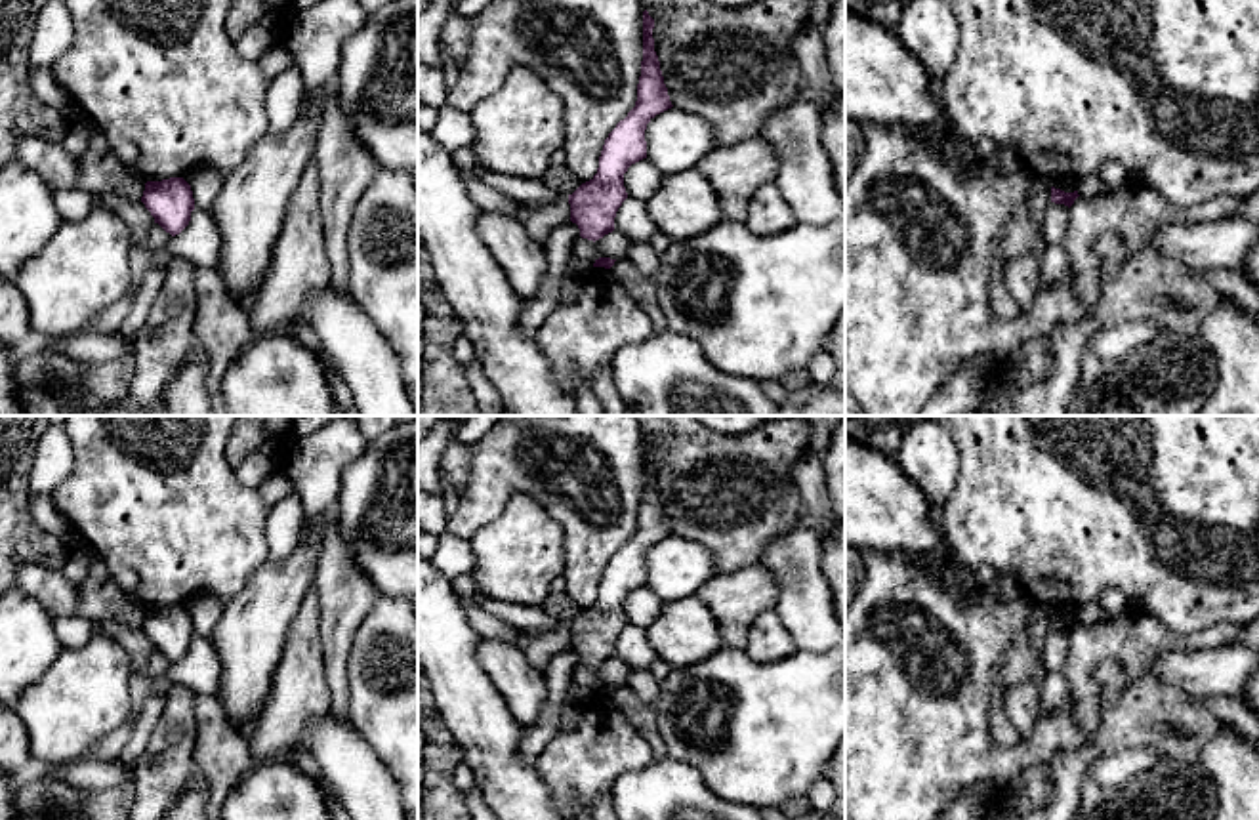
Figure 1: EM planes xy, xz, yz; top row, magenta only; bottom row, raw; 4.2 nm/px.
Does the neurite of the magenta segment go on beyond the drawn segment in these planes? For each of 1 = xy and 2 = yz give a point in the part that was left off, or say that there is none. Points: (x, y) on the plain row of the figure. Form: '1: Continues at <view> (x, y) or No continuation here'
1: No continuation here
2: No continuation here

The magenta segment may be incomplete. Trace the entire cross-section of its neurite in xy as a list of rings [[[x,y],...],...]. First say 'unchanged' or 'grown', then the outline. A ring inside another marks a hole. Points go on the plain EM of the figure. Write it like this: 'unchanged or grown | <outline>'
unchanged | [[[183,605],[147,608],[141,629],[166,660],[179,662],[191,648],[195,625]]]

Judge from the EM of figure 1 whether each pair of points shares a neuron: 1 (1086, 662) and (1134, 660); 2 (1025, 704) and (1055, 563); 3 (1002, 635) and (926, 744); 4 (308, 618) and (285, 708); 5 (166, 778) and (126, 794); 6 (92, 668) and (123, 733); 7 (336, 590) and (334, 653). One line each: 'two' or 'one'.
1: one
2: two
3: one
4: one
5: two
6: two
7: one

